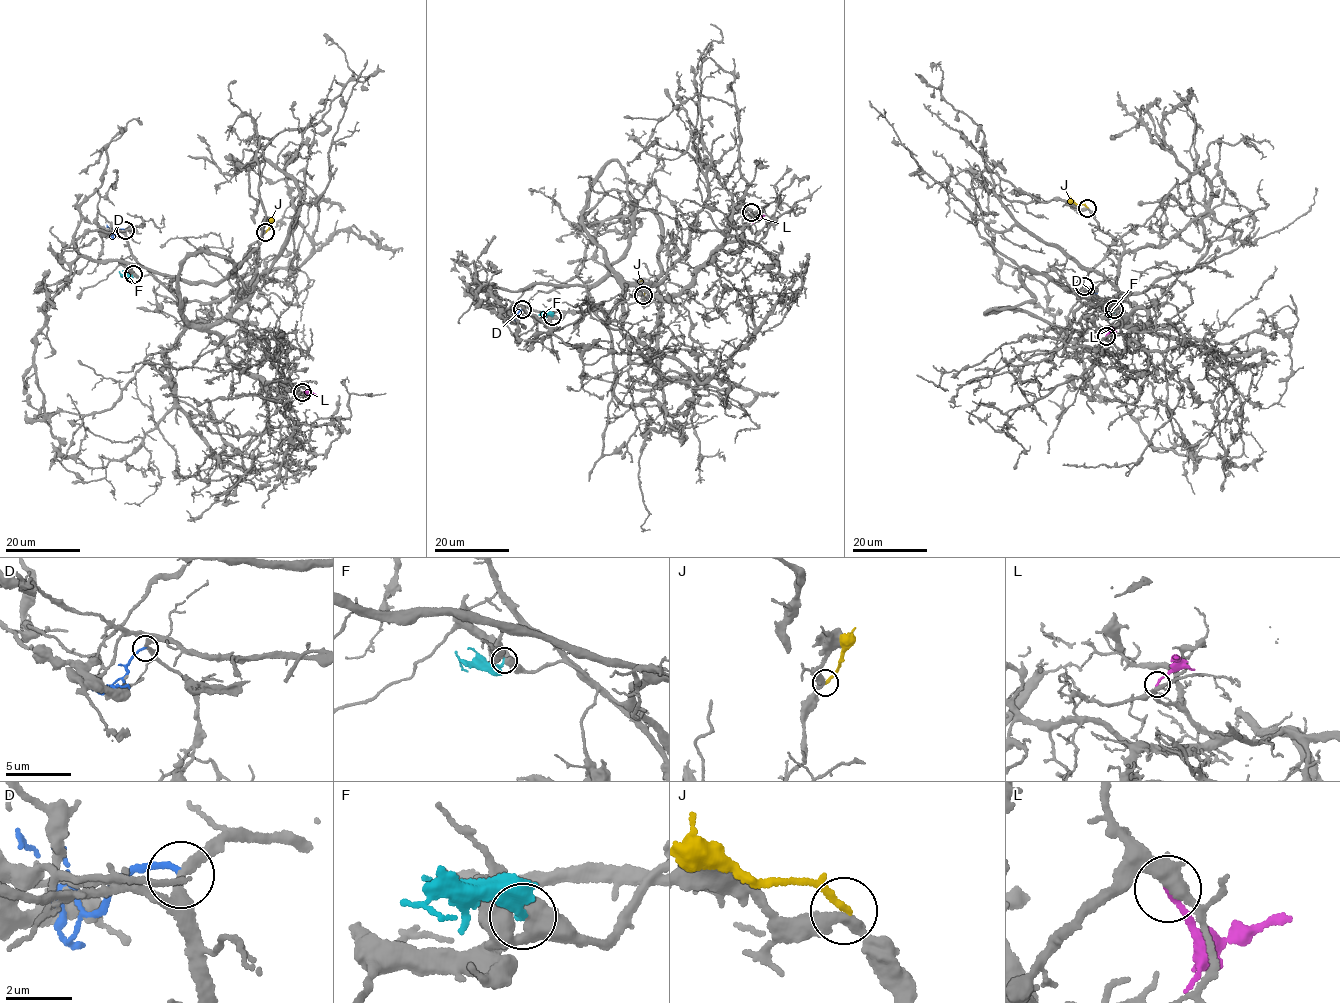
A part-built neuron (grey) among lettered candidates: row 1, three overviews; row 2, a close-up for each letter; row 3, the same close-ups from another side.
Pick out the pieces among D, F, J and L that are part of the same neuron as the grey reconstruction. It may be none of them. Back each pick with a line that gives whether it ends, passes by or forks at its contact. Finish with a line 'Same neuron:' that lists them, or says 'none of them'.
Same neuron: none of them

